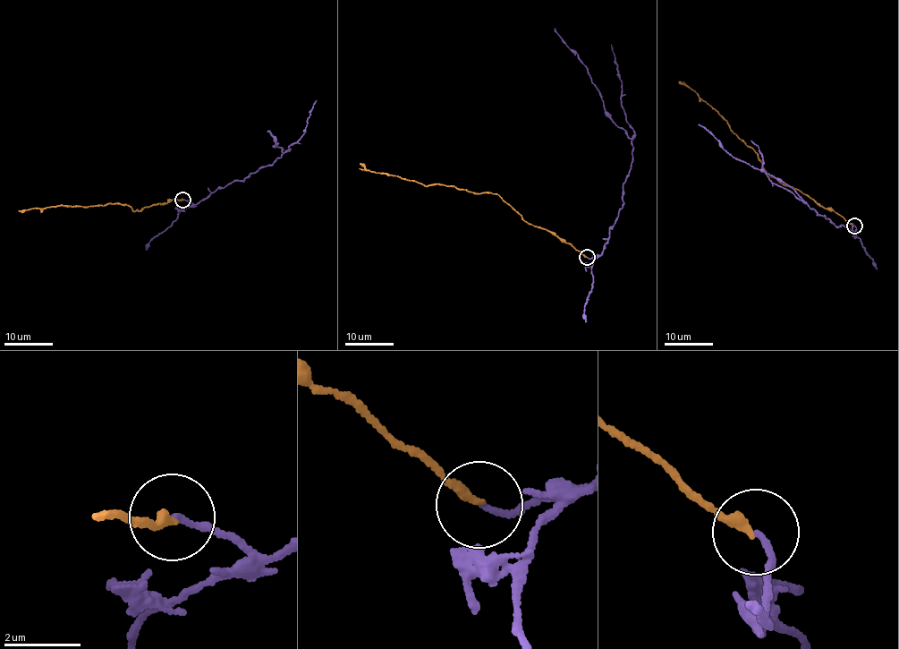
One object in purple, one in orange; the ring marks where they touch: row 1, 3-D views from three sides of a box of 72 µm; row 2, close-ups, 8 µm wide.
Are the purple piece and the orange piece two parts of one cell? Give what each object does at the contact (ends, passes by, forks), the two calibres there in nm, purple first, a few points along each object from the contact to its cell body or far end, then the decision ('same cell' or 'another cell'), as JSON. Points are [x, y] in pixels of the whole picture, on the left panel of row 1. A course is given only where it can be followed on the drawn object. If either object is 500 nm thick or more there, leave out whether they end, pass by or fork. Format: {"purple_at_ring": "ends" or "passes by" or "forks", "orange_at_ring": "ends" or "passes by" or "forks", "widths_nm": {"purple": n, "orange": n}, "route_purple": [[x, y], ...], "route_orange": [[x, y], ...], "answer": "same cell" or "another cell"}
{"purple_at_ring": "ends", "orange_at_ring": "ends", "widths_nm": {"purple": 140, "orange": 280}, "route_purple": [[182, 199], [196, 203], [215, 189], [241, 180], [273, 164], [283, 149], [274, 147], [278, 143], [268, 131]], "route_orange": [[182, 200], [173, 199], [139, 211], [116, 203], [21, 210]], "answer": "another cell"}

